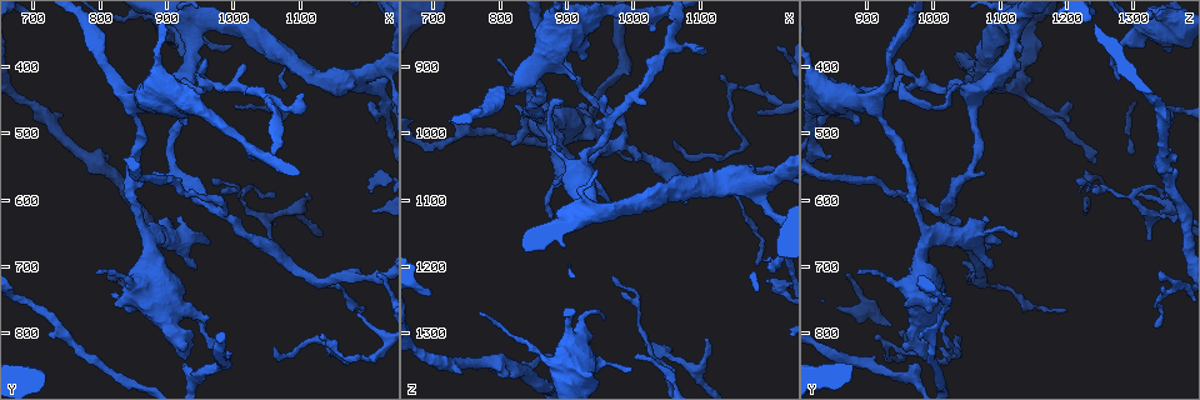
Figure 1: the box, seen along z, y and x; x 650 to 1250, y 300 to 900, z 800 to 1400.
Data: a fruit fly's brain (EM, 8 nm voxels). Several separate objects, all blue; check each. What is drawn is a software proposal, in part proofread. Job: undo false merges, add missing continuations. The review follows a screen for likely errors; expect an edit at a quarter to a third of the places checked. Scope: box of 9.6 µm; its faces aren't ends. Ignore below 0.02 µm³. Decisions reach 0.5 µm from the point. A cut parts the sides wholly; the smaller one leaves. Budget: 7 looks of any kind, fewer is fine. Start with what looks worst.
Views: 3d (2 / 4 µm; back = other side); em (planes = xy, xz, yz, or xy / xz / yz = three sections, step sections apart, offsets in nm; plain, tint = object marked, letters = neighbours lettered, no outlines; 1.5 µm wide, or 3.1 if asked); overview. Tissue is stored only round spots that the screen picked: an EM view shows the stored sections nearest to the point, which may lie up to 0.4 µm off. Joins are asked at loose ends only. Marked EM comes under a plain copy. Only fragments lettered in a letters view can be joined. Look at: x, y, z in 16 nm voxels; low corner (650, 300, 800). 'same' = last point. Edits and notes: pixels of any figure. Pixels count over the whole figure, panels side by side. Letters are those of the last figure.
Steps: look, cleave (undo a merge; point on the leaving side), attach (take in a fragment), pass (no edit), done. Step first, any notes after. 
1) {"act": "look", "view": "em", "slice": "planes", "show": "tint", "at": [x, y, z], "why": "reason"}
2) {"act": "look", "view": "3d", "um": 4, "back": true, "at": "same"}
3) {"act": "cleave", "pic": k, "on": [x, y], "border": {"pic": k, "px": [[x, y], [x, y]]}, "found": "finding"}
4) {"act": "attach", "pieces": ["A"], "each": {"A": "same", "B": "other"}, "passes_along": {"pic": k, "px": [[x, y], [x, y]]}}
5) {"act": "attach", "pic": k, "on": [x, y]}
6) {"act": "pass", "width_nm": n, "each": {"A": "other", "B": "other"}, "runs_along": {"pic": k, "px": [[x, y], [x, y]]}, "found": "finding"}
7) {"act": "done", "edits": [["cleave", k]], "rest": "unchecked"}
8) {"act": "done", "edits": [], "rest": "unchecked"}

{"act": "look", "view": "3d", "um": 4, "at": [820, 760, 960], "why": "stops while still wide"}

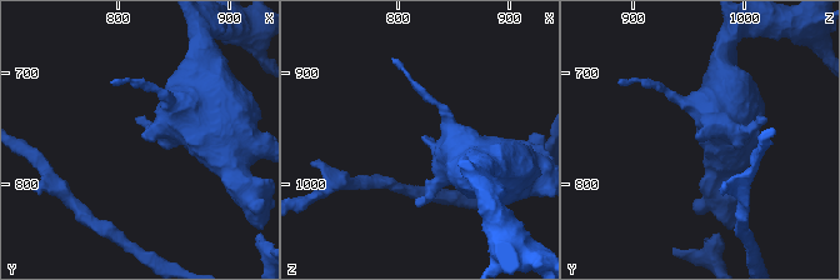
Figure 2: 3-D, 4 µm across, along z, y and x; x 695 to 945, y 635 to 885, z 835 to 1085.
{"act": "look", "view": "em", "slice": "yz", "step": 4, "show": "tint", "at": [824, 756, 958], "why": "need the tissue"}

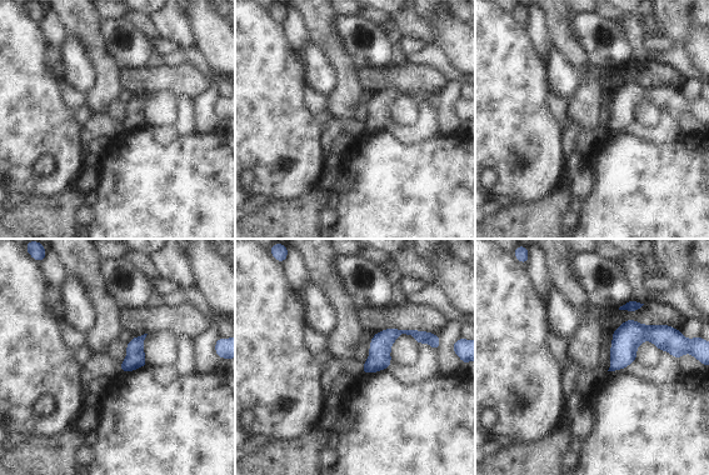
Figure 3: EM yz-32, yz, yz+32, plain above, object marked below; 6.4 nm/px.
{"act": "look", "view": "em", "slice": "planes", "show": "letters", "at": "same"}

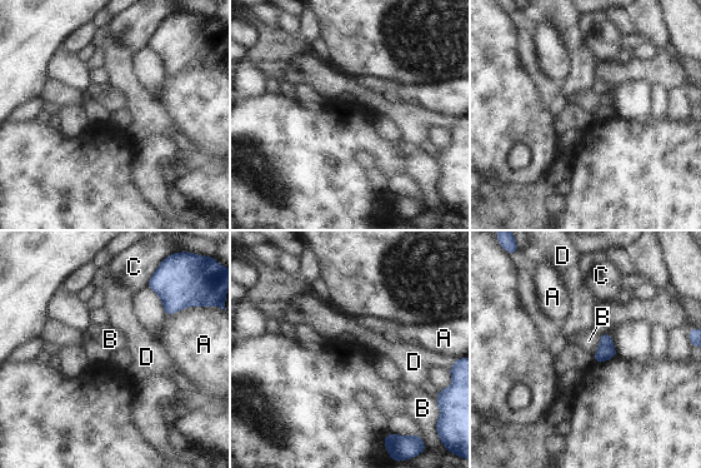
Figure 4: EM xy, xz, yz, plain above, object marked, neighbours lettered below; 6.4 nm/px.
{"act": "pass", "longest_contact_nm": ["B", 150], "each": {"A": "other", "B": "other", "C": "other", "D": "other"}, "found": "none of them fits"}

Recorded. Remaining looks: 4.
{"act": "look", "view": "em", "slice": "planes", "show": "letters", "at": [1055, 655, 1330], "why": "thin end"}

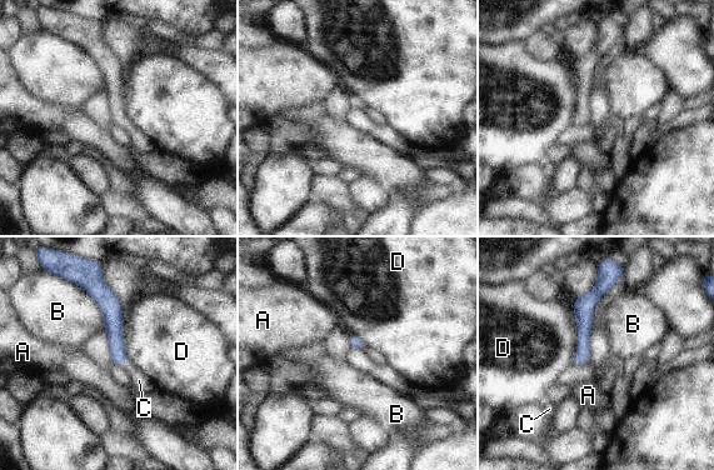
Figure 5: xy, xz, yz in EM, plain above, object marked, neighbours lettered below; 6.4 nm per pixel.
{"act": "attach", "pieces": ["C"], "width_nm": 80, "each": {"A": "other", "B": "other", "C": "same", "D": "other"}, "passes_along": {"pic": 5, "px": [[114, 325], [121, 363], [139, 380]]}, "found": "the cell continues"}

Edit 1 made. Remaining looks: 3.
{"act": "look", "view": "overview", "why": "redraw"}

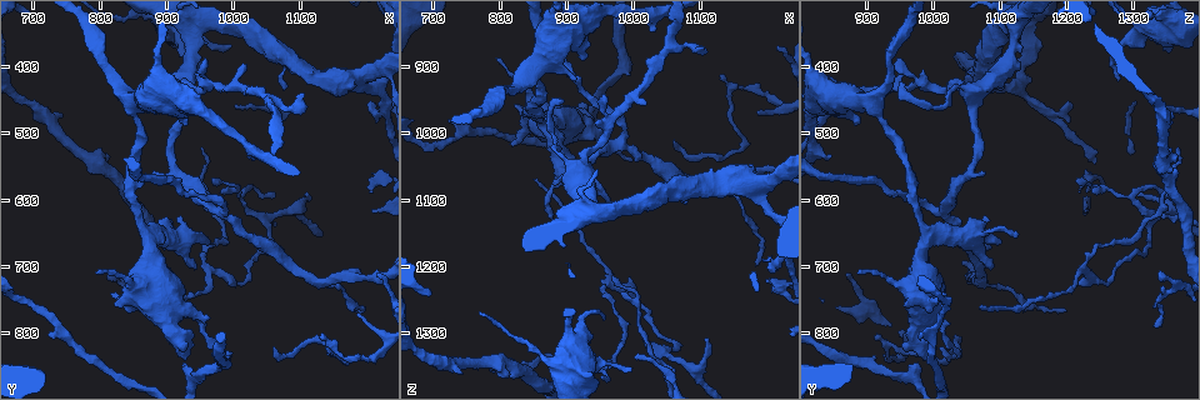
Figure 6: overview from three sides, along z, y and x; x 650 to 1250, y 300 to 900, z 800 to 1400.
{"act": "look", "view": "em", "slice": "planes", "show": "letters", "at": [1030, 535, 845], "why": "branch stops here"}

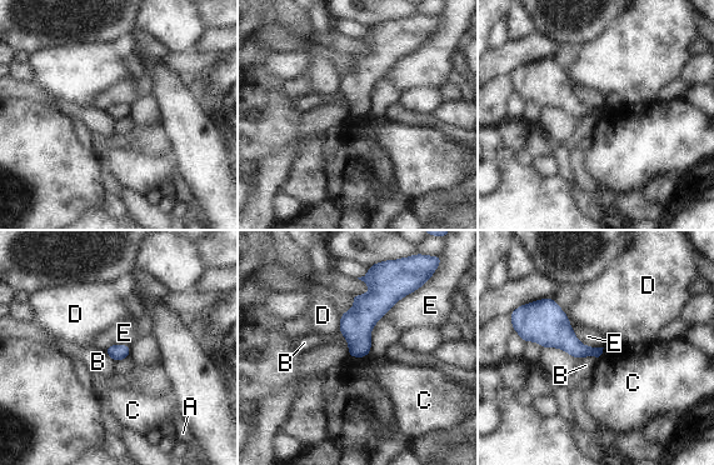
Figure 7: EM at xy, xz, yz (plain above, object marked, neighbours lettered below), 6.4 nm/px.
{"act": "pass", "each": {"A": "other", "B": "other", "C": "other", "D": "other", "E": "other"}, "border": {"pic": 7, "px": [[368, 354], [349, 356]]}, "found": "none of them fits"}

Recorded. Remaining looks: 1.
{"act": "done", "edits": [["attach", 5]], "rest": "unchecked"}

